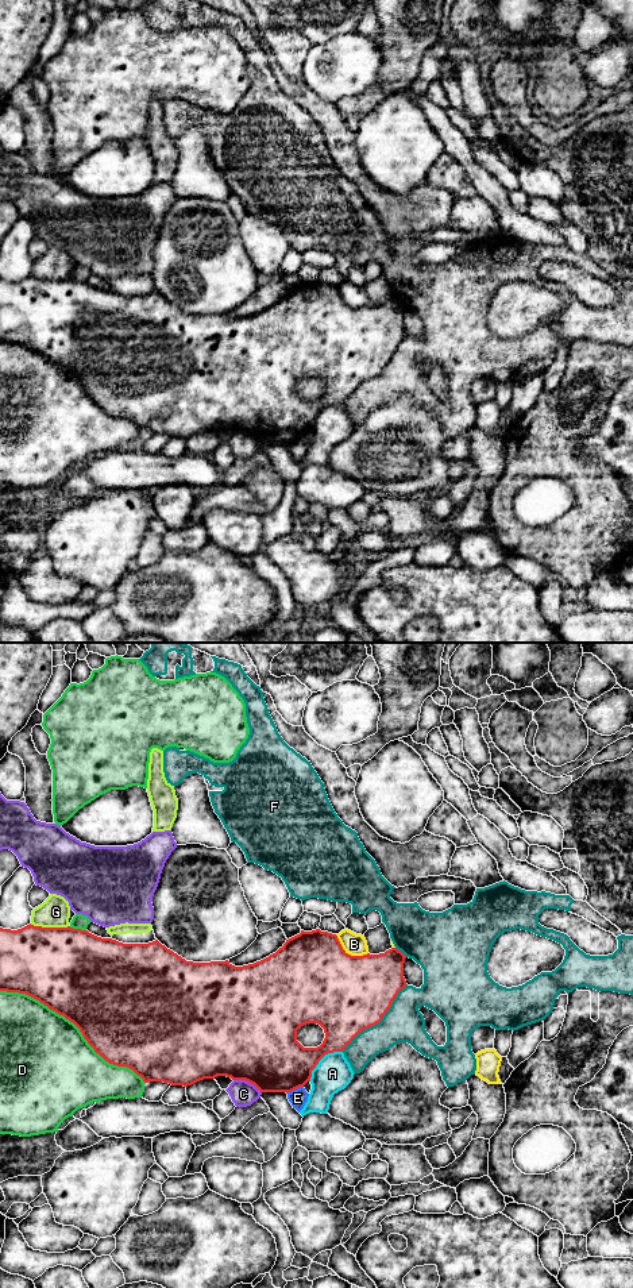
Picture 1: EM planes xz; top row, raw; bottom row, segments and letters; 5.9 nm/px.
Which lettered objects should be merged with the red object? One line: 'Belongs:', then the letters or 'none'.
Belongs: none

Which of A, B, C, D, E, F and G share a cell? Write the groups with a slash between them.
A / B / C / D / E / F / G

